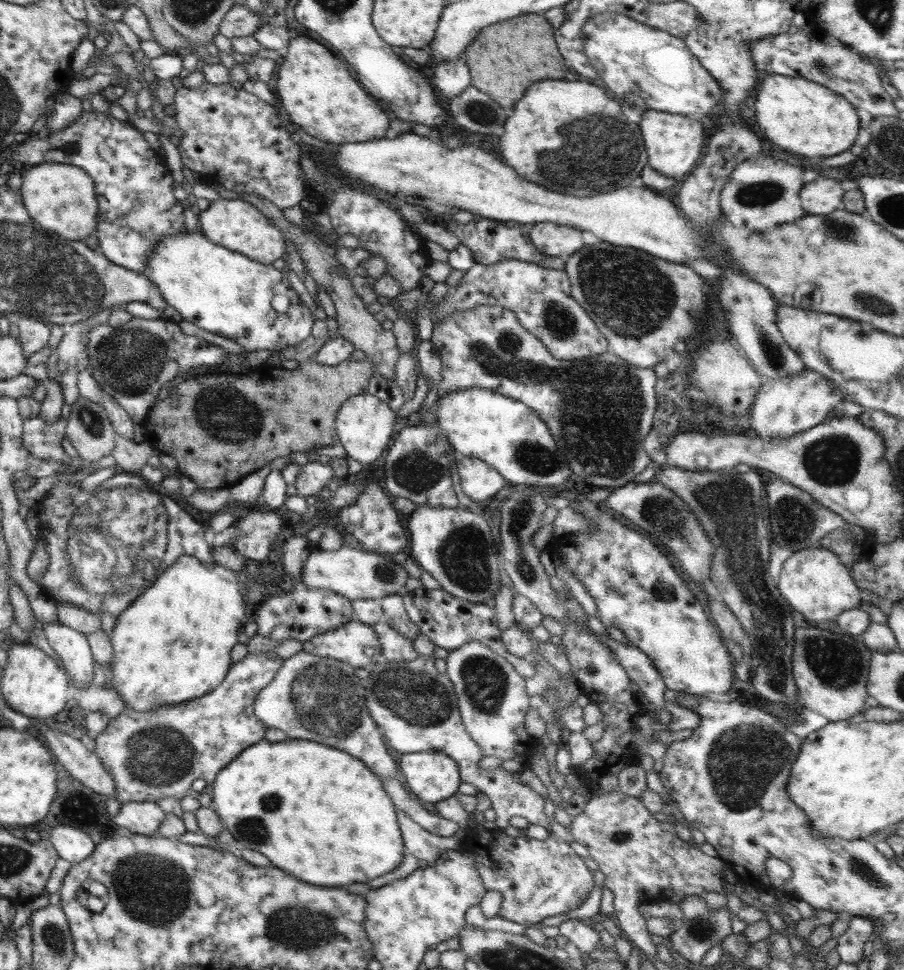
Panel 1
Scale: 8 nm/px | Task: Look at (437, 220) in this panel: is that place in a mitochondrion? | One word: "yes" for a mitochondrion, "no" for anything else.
no

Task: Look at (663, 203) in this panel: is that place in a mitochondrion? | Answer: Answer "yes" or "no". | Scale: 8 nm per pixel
no

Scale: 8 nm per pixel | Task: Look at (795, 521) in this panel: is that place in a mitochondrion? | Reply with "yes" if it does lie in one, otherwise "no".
yes

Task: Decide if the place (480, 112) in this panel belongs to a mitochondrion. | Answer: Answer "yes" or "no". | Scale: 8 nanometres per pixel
yes

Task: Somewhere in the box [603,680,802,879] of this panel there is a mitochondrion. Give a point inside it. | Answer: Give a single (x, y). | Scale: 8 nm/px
(741, 766)

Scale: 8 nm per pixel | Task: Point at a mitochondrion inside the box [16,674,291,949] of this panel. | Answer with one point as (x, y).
(154, 892)

